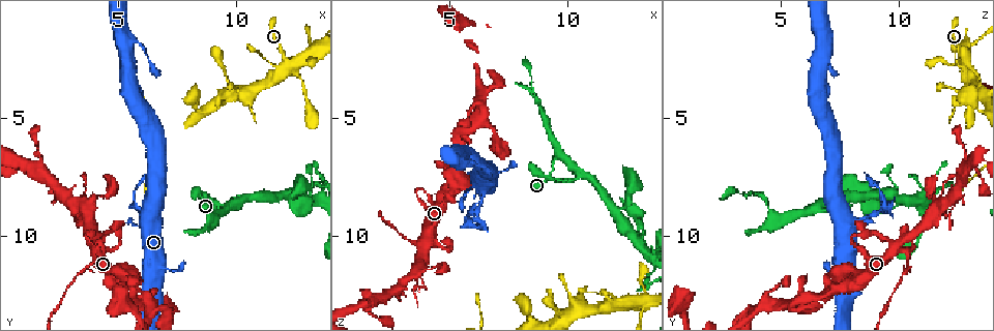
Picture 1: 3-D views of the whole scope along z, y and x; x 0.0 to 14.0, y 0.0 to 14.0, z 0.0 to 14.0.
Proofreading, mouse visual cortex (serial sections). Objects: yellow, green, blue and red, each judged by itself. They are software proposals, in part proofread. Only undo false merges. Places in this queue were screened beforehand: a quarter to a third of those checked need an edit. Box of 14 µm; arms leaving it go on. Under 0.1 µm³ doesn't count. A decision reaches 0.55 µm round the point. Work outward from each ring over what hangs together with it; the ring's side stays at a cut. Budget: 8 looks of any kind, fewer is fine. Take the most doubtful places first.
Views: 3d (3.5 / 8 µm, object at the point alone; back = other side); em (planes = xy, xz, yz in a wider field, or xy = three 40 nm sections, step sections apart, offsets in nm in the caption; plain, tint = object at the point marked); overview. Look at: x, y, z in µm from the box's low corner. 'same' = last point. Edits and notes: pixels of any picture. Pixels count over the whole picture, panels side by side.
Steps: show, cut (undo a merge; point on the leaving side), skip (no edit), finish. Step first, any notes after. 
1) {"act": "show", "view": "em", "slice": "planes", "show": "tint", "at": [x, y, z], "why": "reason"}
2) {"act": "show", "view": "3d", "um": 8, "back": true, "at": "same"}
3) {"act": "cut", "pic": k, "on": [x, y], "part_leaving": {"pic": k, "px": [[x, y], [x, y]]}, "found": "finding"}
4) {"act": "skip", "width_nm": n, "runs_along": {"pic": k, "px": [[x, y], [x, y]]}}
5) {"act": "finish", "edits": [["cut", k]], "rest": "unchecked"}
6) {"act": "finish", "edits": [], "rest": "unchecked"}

{"act": "show", "view": "3d", "um": 3.5, "at": [3.7, 11.4, 10.5], "why": "a narrow waist"}

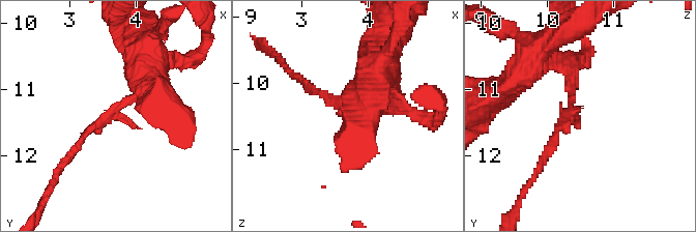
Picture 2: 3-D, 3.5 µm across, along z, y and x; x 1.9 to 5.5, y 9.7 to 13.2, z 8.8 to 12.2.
{"act": "show", "view": "em", "slice": "xy", "step": 2, "show": "tint", "at": [3.70, 11.35, 10.35]}

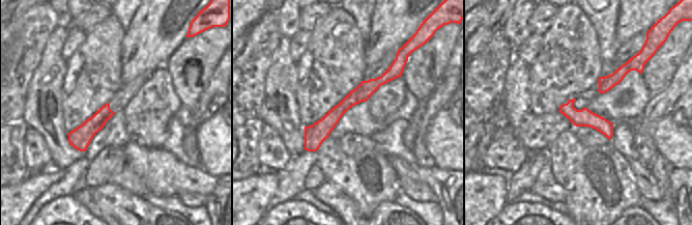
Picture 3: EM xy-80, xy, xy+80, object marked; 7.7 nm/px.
{"act": "cut", "pic": 2, "on": [104, 120], "part_leaving": {"pic": 2, "px": [[129, 99], [94, 125], [59, 167]]}, "found": "a second cell is stuck on"}

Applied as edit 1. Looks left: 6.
{"act": "show", "view": "overview"}

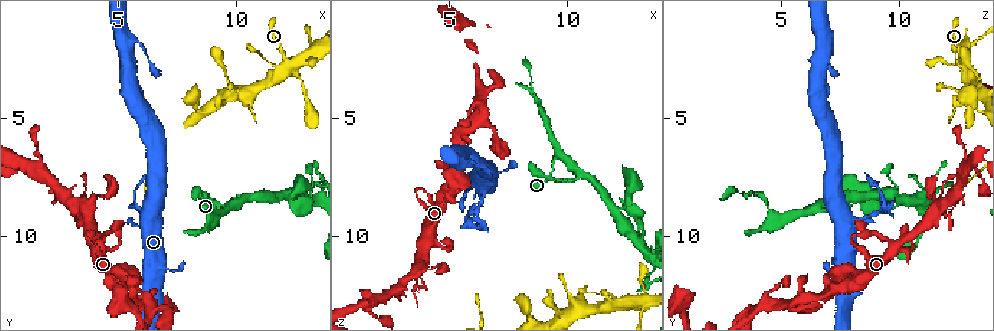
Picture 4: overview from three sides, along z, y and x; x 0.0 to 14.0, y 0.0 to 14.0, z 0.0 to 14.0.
{"act": "show", "view": "3d", "um": 3.5, "at": [6.1, 8.8, 9.2], "why": "abrupt turn"}

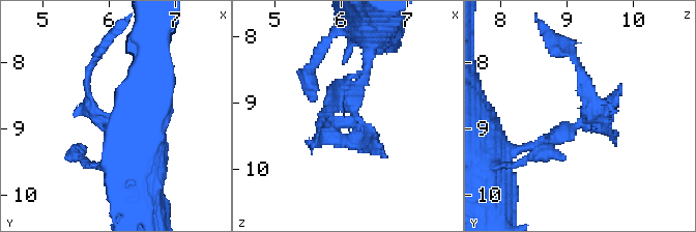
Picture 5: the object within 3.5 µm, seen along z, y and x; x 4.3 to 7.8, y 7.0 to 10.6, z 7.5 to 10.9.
{"act": "show", "view": "em", "slice": "xy", "step": 1, "show": "tint", "at": [6.20, 8.90, 9.25]}

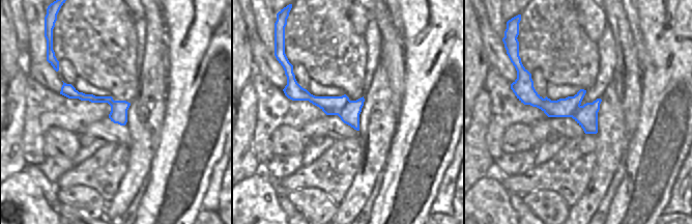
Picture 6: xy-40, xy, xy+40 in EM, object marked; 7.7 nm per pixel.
{"act": "skip", "runs_along": {"pic": 5, "px": [[525, 148], [591, 119], [586, 84]]}, "found": "continuous, no second cell"}

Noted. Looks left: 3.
{"act": "show", "view": "3d", "um": 8, "at": [7.1, 13.3, 3.4], "why": "three arms meet"}

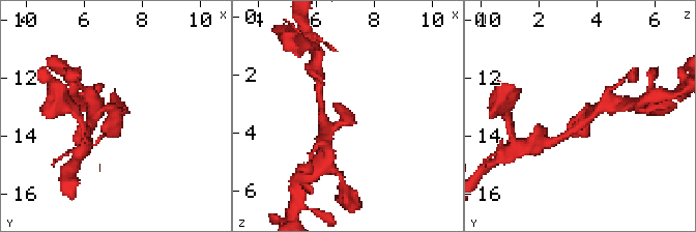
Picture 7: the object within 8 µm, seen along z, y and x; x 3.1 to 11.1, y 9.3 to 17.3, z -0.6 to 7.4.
{"act": "show", "view": "3d", "um": 3.5, "at": [7.1, 13.2, 3.4], "why": "zoom in"}

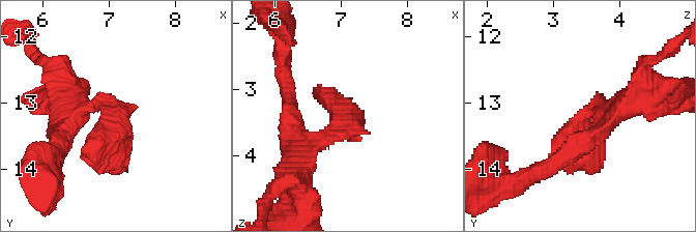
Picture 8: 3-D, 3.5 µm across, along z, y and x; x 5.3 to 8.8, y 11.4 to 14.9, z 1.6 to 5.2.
{"act": "show", "view": "em", "slice": "xy", "step": 5, "show": "tint", "at": [7.10, 13.20, 3.50]}

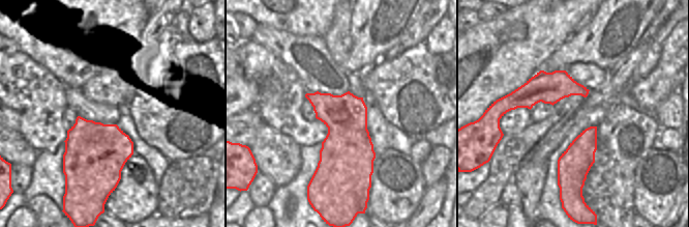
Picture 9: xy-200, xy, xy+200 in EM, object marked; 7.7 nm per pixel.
{"act": "skip", "width_nm": 380, "runs_along": {"pic": 8, "px": [[626, 105], [595, 105], [557, 155]]}, "found": "all the same cell"}

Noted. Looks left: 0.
{"act": "finish", "edits": [["cut", 2]], "rest": "unchecked"}

